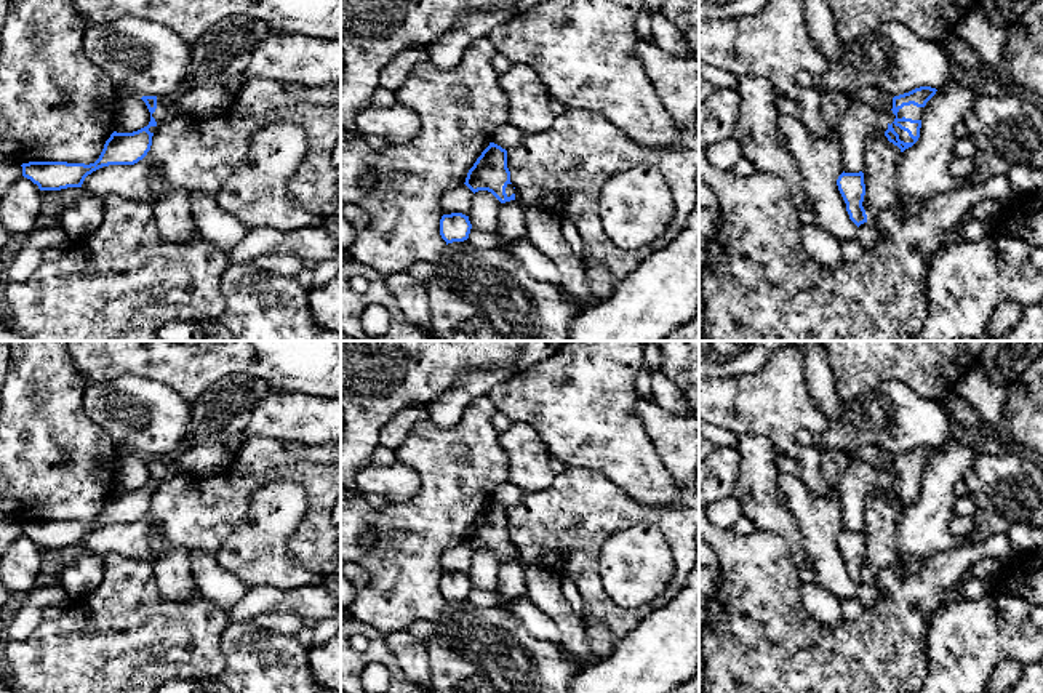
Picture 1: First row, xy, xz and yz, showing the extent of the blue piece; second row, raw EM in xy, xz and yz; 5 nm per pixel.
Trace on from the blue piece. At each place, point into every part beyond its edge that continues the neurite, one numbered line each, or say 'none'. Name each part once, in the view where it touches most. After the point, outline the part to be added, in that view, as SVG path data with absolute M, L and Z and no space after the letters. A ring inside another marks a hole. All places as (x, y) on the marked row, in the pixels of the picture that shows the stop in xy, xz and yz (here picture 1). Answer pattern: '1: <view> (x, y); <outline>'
1: yz (914, 112); M913 104L904 106L897 112L897 118L902 118L902 117L912 118L912 120L921 120L921 117L923 117L923 107L917 107Z

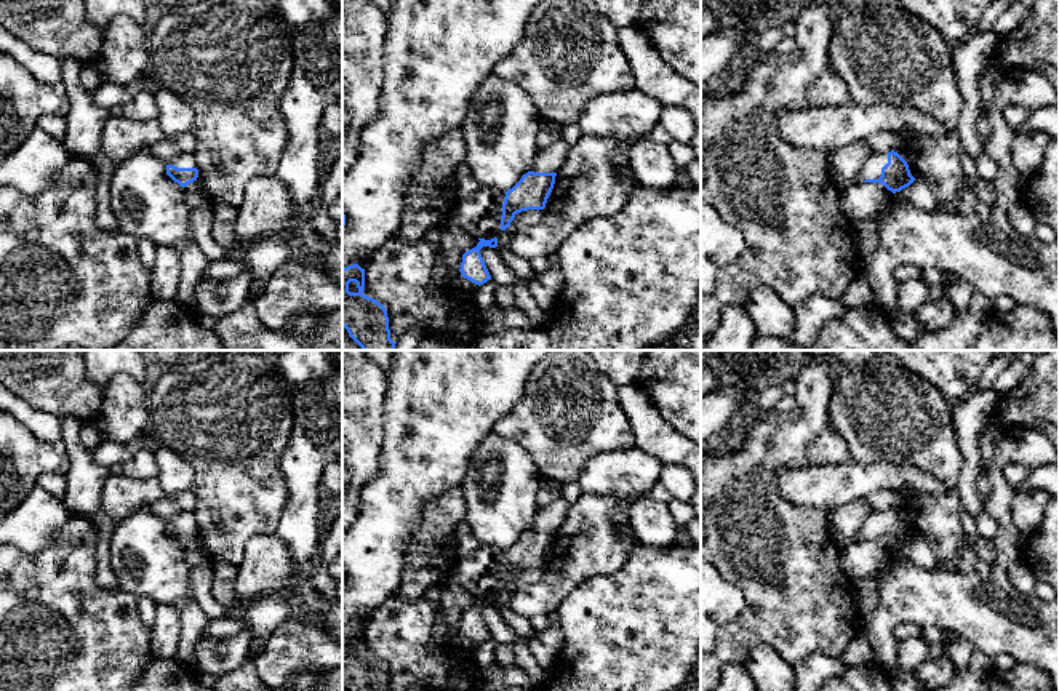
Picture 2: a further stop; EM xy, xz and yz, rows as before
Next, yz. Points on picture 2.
1: yz (872, 168); M888 152L872 154L856 174L857 182L865 179L880 179L881 168L888 163Z

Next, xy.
1: xy (186, 160); M182 152L173 165L178 168L197 168L195 155L190 152Z

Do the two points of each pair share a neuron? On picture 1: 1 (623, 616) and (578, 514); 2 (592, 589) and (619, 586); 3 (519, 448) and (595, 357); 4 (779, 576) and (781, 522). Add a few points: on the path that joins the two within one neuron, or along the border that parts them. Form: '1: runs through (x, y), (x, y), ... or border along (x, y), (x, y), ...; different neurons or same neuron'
1: runs through (595, 596), (578, 559), (578, 541); same neuron
2: border along (600, 551), (605, 592), (618, 605), (635, 608); different neurons
3: border along (512, 423), (525, 423), (546, 444), (551, 455); different neurons
4: border along (755, 527), (775, 532), (787, 546), (799, 568); different neurons

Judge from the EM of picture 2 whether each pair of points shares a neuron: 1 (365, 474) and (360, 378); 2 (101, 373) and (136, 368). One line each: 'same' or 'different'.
1: same
2: same

